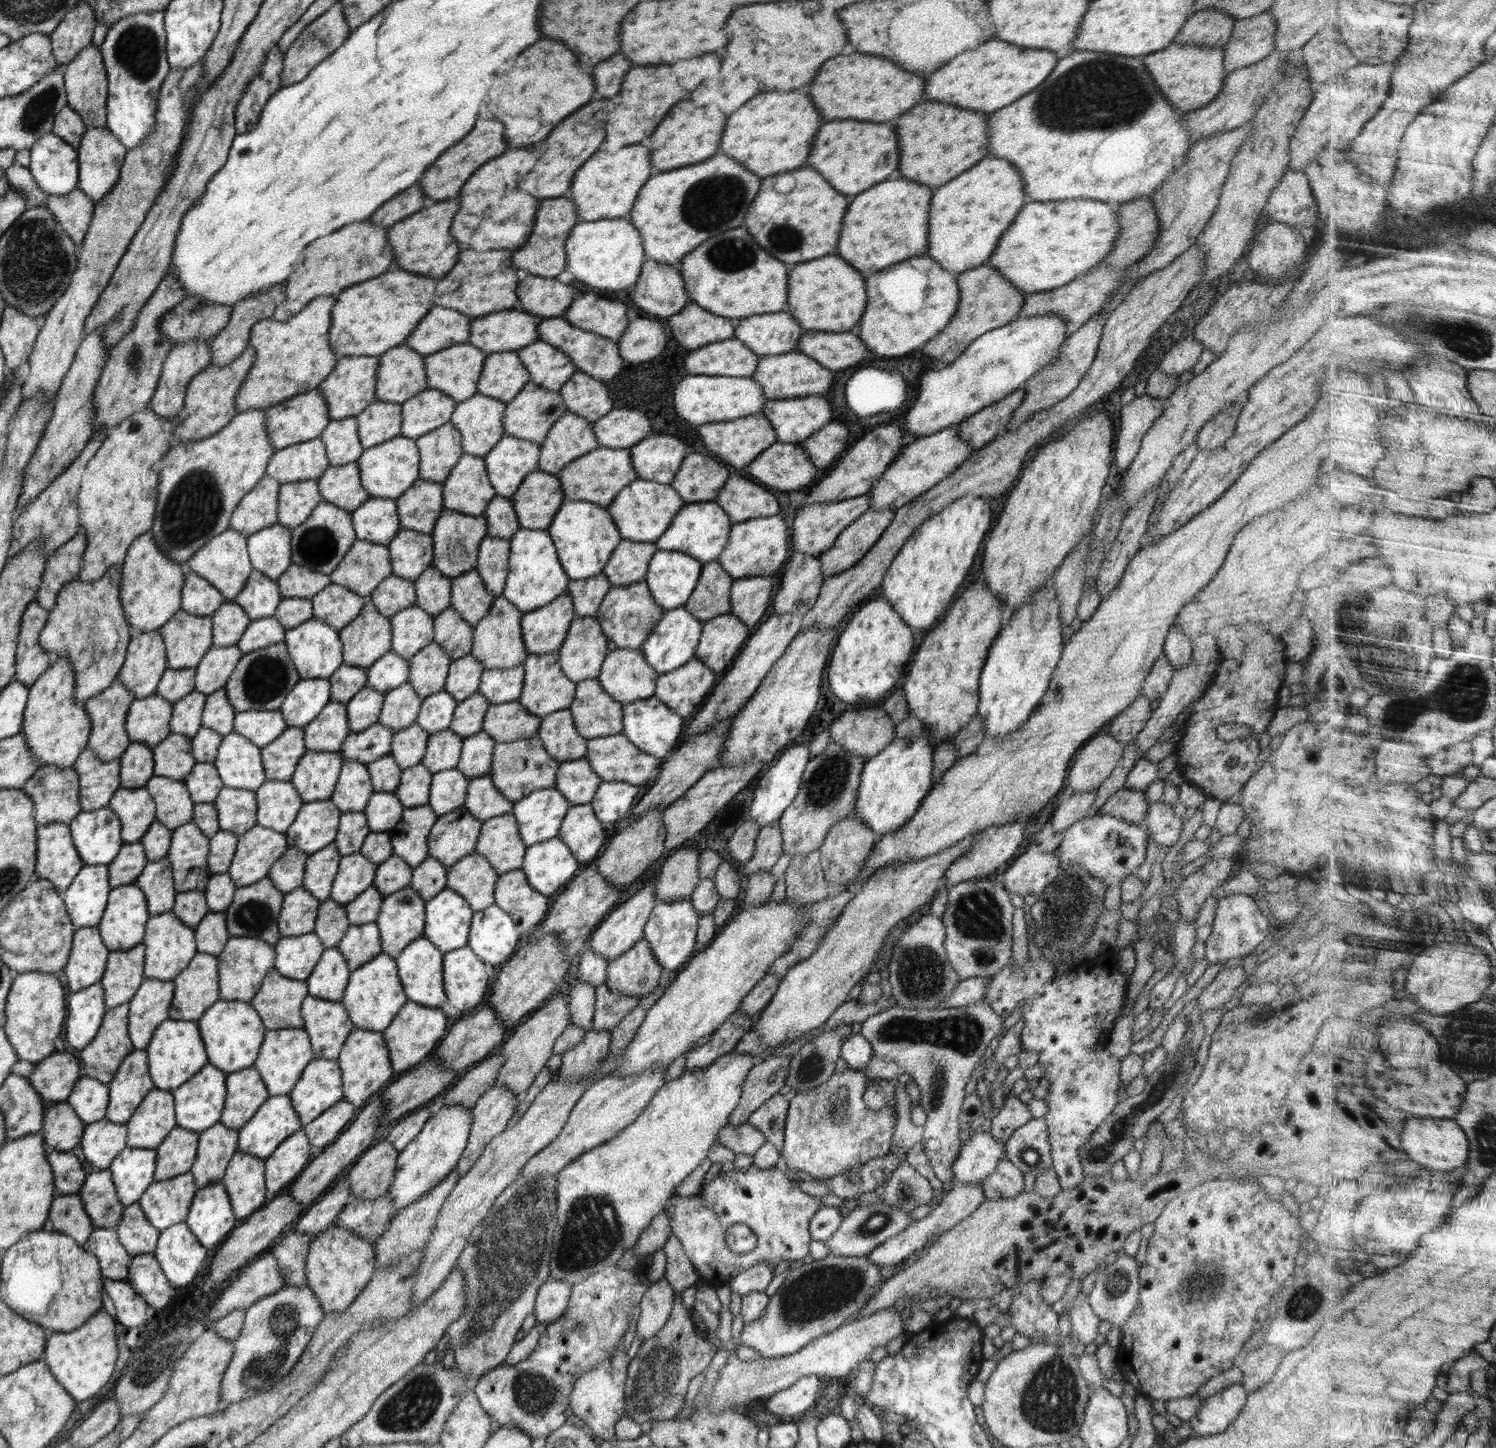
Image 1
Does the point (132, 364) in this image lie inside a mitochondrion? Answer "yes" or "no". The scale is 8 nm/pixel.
yes

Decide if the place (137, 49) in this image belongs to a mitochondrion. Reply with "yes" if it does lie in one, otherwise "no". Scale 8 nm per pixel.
yes

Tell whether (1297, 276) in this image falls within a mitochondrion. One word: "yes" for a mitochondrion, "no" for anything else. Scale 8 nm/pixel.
no

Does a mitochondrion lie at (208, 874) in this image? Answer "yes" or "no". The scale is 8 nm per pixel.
no

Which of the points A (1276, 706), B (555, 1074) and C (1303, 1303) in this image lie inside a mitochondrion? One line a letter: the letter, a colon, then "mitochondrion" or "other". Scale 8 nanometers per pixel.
A: other
B: other
C: mitochondrion

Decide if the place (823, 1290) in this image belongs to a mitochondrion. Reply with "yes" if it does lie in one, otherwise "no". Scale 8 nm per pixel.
yes

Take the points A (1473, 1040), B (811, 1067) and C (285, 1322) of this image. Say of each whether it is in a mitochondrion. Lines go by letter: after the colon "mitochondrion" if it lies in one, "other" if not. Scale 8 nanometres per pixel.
A: mitochondrion
B: mitochondrion
C: mitochondrion

